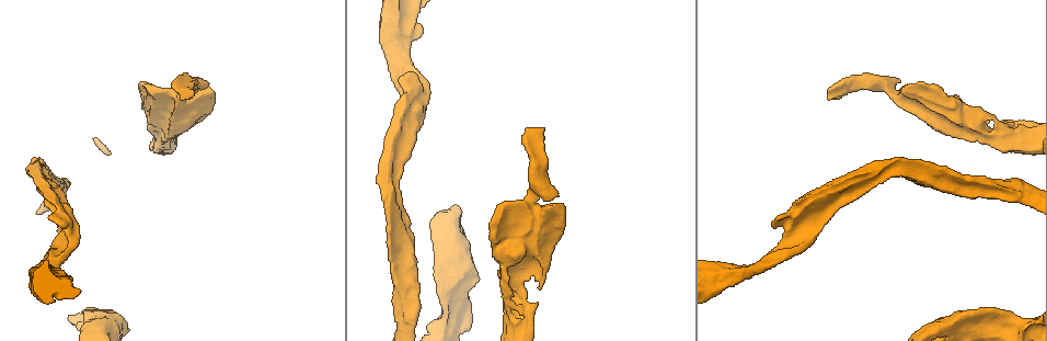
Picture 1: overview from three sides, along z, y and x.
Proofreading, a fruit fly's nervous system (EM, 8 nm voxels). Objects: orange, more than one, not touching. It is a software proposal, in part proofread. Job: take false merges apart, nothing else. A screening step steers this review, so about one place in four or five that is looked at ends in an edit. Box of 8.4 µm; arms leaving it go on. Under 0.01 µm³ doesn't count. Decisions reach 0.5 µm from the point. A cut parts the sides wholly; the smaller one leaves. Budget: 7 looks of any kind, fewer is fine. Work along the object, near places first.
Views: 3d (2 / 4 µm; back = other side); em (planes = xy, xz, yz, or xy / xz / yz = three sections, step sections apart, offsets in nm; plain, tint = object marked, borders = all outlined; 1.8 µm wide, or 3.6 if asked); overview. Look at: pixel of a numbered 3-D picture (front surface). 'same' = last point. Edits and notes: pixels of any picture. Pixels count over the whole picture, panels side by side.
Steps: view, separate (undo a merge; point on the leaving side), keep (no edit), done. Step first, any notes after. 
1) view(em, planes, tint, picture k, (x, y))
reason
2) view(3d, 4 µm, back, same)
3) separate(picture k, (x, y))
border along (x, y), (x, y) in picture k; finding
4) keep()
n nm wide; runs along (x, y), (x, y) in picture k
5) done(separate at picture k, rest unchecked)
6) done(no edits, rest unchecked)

view(3d, 4 µm, picture 1, (181, 104))
closes a loop

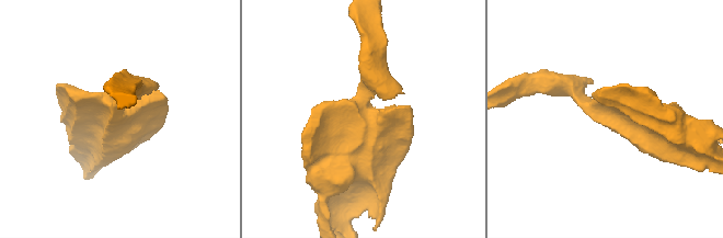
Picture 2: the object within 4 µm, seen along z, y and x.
view(em, 3.6 µm, xz, step 16, tint, picture 2, (620, 114))
need the tissue

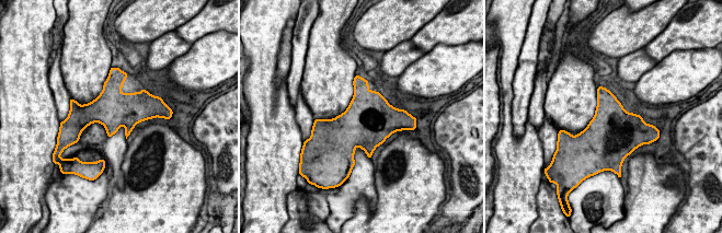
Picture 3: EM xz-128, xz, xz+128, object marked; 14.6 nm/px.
keep()
500 nm wide; continuous, no second neuron

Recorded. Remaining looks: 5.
view(3d, 2 µm, picture 1, (1008, 187))
two arms at a narrow angle

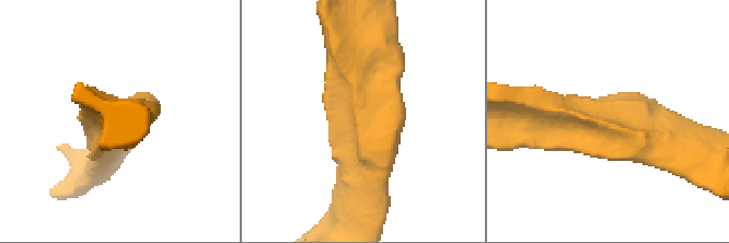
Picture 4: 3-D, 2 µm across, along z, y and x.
view(em, planes, tint, picture 4, (368, 125))
3 arms; arms of 180, 220, 380 nm

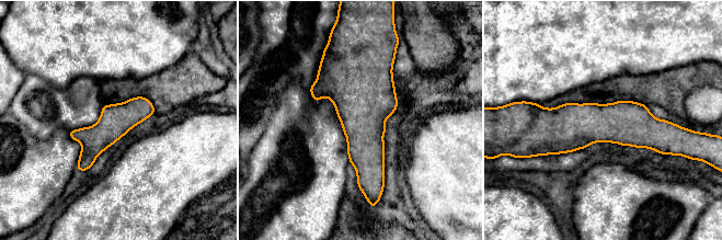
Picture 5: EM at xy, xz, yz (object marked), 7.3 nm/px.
keep()
runs along (540, 117), (672, 128) in picture 5; one neuron here

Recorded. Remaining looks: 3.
view(3d, 4 µm, picture 1, (458, 256))
looks like a crossing

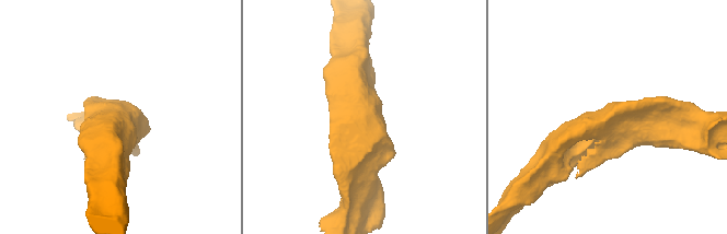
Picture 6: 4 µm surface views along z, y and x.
view(em, xy, step 16, tint, picture 6, (122, 119))

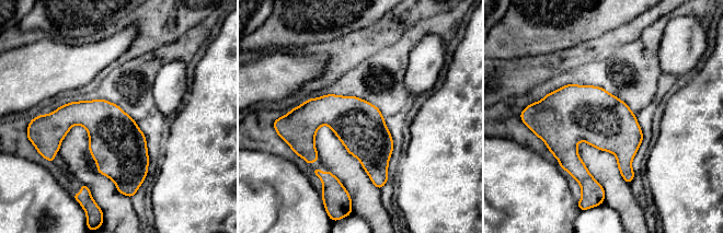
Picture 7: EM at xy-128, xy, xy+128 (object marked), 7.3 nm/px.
view(em, planes, borders, same)

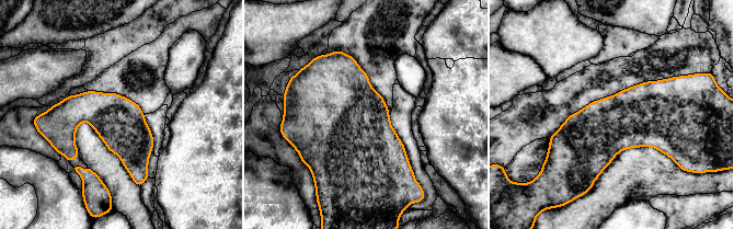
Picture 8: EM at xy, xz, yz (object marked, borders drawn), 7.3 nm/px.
keep()
360 nm wide; continuous, no second neuron

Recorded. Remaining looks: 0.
done(no edits, rest unchecked)

